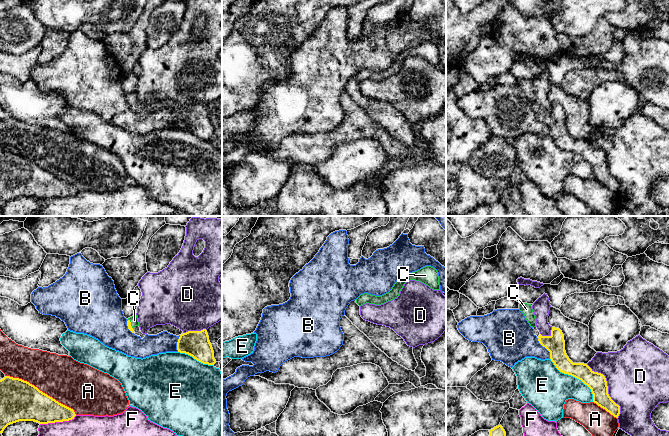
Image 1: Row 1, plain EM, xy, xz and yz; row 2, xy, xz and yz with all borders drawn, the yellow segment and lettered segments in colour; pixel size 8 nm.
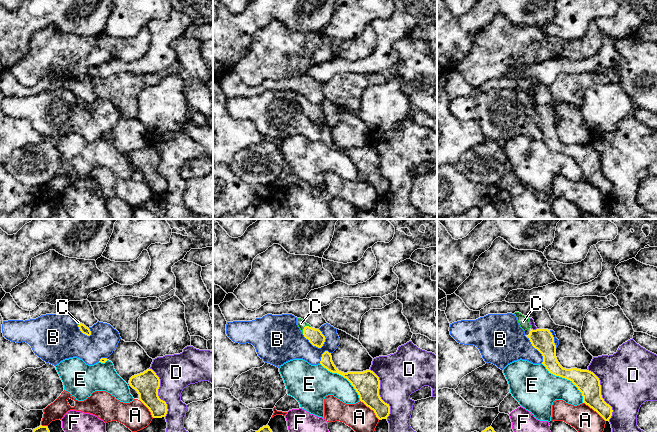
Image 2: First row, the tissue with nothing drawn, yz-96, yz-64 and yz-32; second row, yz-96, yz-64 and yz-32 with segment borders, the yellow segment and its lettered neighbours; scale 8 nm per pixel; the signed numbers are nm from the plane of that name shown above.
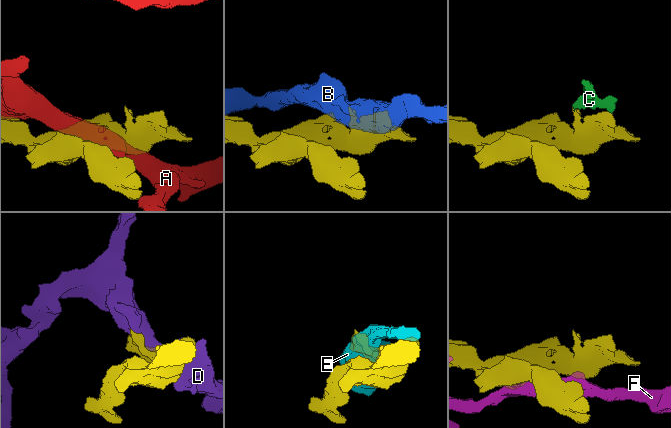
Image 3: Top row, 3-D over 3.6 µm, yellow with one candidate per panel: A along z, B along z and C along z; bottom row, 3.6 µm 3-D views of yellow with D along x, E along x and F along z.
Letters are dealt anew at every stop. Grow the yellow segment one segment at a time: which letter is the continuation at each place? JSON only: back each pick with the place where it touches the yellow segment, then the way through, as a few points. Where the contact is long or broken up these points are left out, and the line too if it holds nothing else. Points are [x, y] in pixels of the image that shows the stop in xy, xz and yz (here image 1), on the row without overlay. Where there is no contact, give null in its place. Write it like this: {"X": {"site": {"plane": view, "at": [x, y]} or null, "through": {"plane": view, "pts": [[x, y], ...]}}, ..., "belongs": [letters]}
{"C": {"site": {"plane": "xy", "at": [130, 100]}}, "belongs": ["C"]}

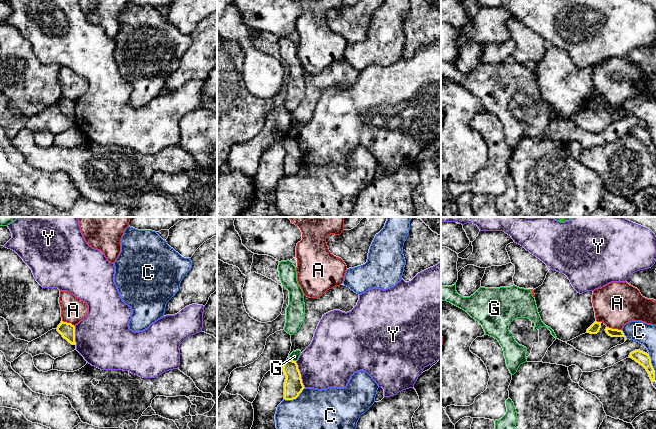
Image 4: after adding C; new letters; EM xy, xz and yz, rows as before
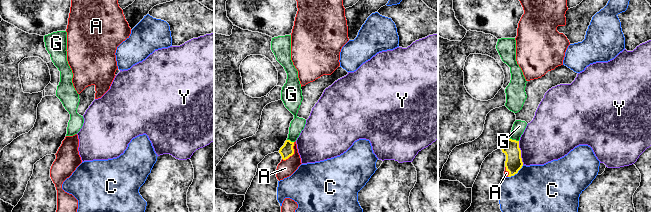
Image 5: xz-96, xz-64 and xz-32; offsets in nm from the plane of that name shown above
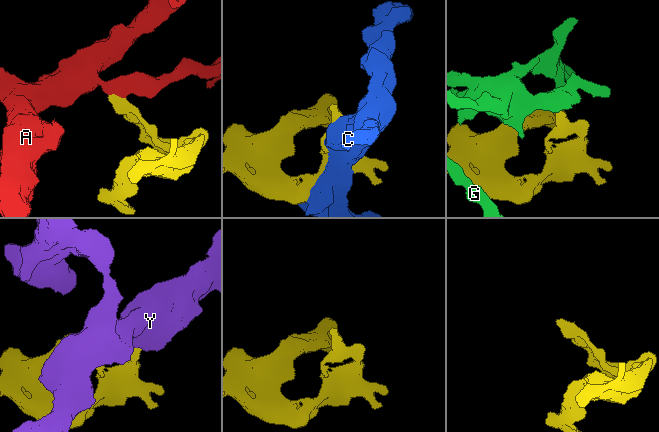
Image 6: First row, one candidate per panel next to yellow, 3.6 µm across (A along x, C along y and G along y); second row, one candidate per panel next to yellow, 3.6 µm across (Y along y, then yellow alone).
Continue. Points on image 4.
{"belongs": []}

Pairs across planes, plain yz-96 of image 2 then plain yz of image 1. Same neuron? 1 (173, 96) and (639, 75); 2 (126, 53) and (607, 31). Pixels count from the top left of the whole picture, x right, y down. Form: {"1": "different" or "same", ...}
{"1": "different", "2": "same"}

